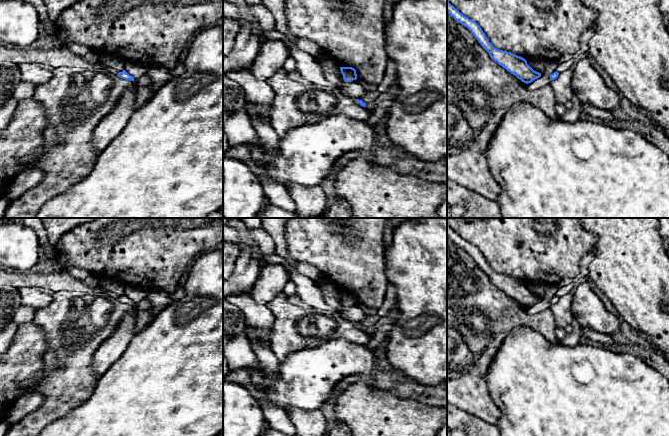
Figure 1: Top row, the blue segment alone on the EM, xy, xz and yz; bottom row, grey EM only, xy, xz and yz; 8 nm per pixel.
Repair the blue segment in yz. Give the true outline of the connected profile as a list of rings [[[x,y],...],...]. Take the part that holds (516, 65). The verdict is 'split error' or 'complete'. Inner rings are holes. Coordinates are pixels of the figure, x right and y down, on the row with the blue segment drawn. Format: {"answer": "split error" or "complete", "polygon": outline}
{"answer": "complete", "polygon": [[[447,2],[447,12],[459,23],[467,27],[481,46],[489,53],[490,57],[515,75],[522,82],[528,84],[541,76],[541,73],[534,71],[527,61],[511,52],[494,48],[489,42],[481,27],[473,20],[460,13],[453,5]]]}

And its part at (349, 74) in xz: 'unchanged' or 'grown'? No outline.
unchanged

